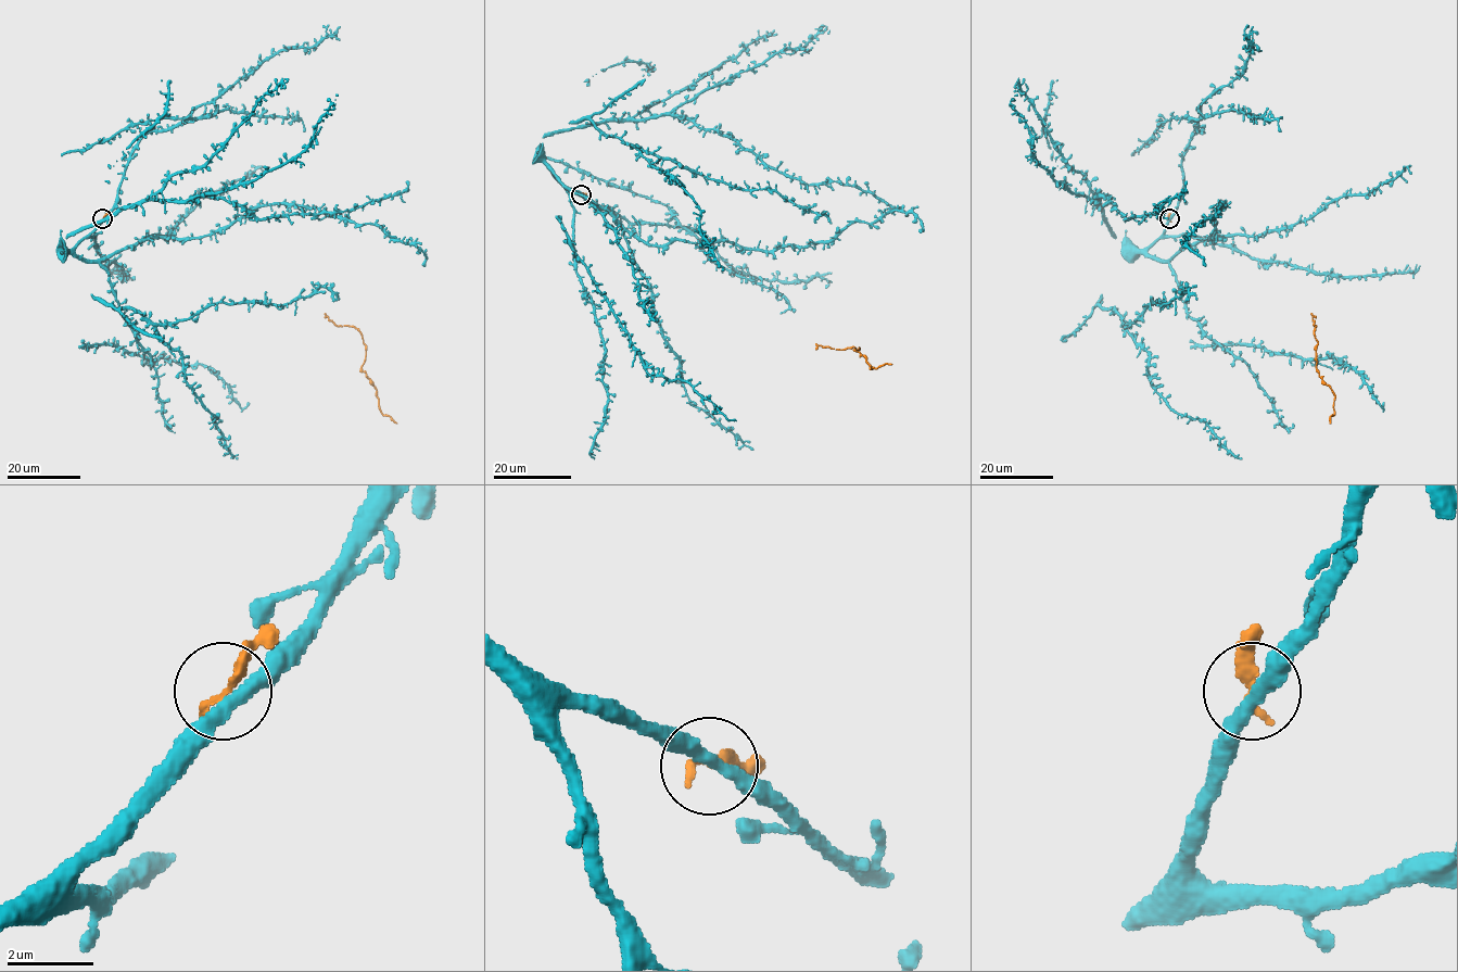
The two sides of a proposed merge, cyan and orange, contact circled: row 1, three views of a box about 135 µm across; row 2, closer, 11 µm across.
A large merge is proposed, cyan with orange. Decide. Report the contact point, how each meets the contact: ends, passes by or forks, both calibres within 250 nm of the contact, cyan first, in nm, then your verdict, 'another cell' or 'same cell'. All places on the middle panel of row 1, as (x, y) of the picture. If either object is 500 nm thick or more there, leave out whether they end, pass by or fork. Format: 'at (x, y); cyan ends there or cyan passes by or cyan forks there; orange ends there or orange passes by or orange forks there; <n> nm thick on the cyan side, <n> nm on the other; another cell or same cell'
at (581, 194); cyan passes by; orange ends there; 320 nm thick on the cyan side, 280 nm on the other; another cell

